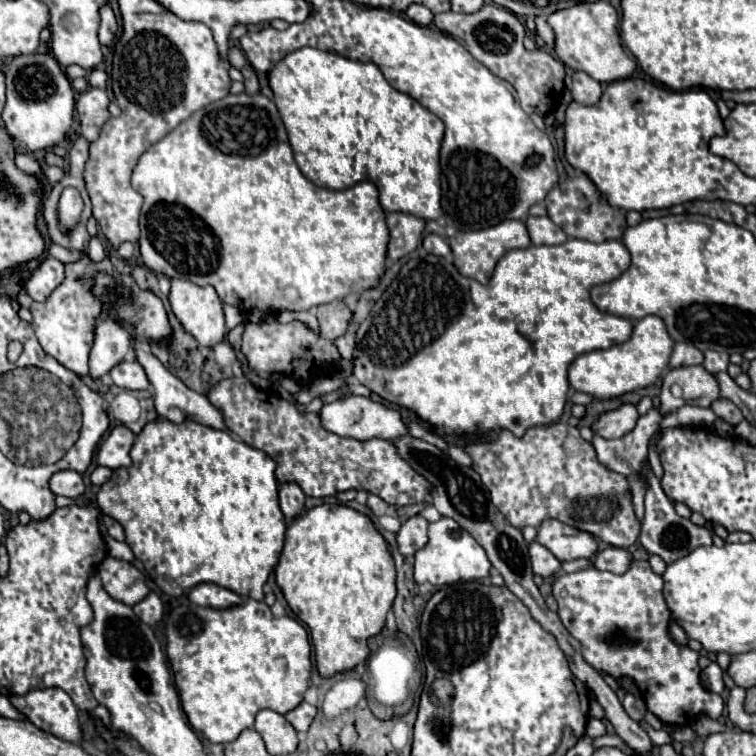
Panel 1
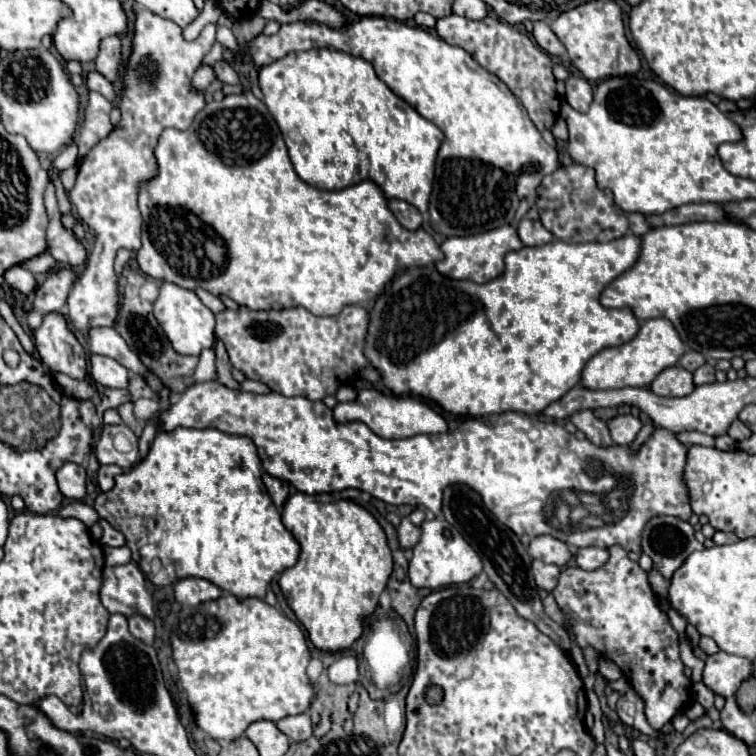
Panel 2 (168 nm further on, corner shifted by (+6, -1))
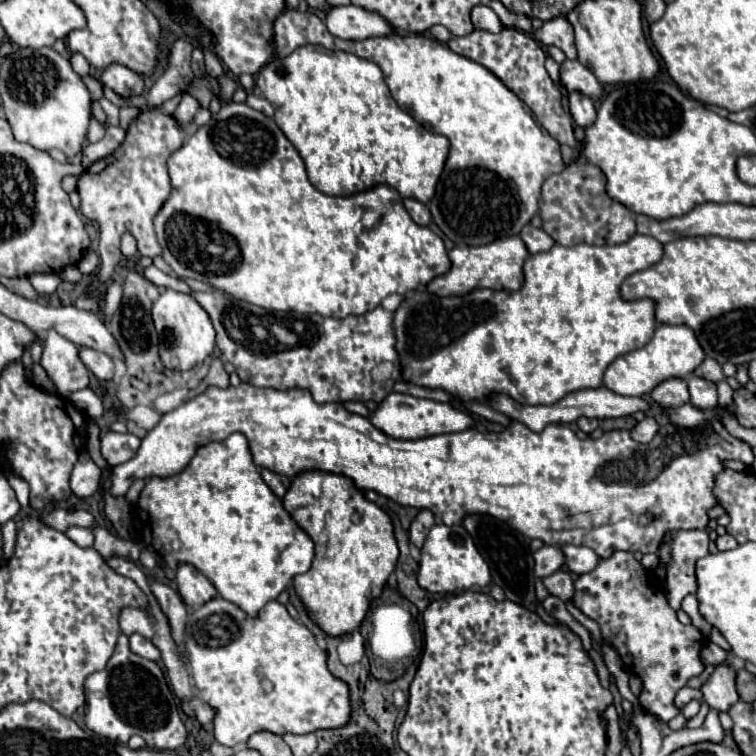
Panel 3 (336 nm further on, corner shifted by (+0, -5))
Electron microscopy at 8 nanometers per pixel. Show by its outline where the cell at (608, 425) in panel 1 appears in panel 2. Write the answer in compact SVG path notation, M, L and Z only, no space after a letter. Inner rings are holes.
M623 414L623 416L615 416L613 420L609 420L607 426L609 426L611 438L615 440L615 444L629 446L629 442L633 442L633 438L637 436L641 428L641 420L631 414Z

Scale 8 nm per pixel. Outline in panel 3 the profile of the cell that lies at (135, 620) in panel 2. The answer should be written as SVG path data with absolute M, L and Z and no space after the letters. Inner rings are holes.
M131 634L129 636L129 648L131 648L131 652L135 652L141 658L159 662L159 650L141 634Z

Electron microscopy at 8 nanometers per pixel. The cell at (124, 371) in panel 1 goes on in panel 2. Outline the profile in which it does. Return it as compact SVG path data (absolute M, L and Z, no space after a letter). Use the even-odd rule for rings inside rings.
M91 356L91 376L95 382L107 388L129 386L129 370L121 366L117 360L107 358L107 356Z

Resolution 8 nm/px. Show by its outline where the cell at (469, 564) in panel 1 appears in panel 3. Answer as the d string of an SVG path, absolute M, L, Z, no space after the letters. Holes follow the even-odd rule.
M435 524L421 548L419 586L429 592L457 592L457 590L469 590L473 586L483 588L489 582L491 582L489 566L479 554L469 532L461 524L453 524L453 526Z

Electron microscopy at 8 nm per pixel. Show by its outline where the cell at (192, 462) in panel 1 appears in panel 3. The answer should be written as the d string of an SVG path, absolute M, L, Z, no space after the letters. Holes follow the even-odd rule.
M239 432L199 448L183 472L171 478L151 478L143 488L135 510L135 532L139 538L137 544L147 548L159 564L167 562L171 568L193 564L211 580L223 598L235 602L253 618L269 600L275 600L297 574L307 572L315 556L313 540L289 516L281 498L277 498L263 482L261 472L251 458L247 438ZM175 542L179 542L179 548L173 548Z

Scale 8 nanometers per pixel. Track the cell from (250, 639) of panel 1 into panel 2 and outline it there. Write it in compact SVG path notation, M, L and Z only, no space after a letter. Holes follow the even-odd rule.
M223 594L221 598L217 600L211 600L211 602L203 602L199 606L183 606L177 614L171 614L169 616L169 640L171 640L171 652L173 652L173 660L177 664L177 674L179 674L179 682L181 682L181 690L185 692L187 696L187 702L191 706L191 712L193 712L193 722L199 730L203 730L207 736L211 736L213 740L217 742L231 742L231 740L237 740L243 736L243 732L247 730L247 726L255 720L271 720L271 722L277 722L285 716L291 716L291 714L301 714L309 708L309 702L311 702L311 686L309 686L309 680L307 680L307 664L309 664L309 650L307 650L307 642L305 642L305 636L301 632L301 628L289 620L287 616L279 614L273 606L265 604L263 600L259 598L245 598L245 600L239 600L235 598L233 594Z

